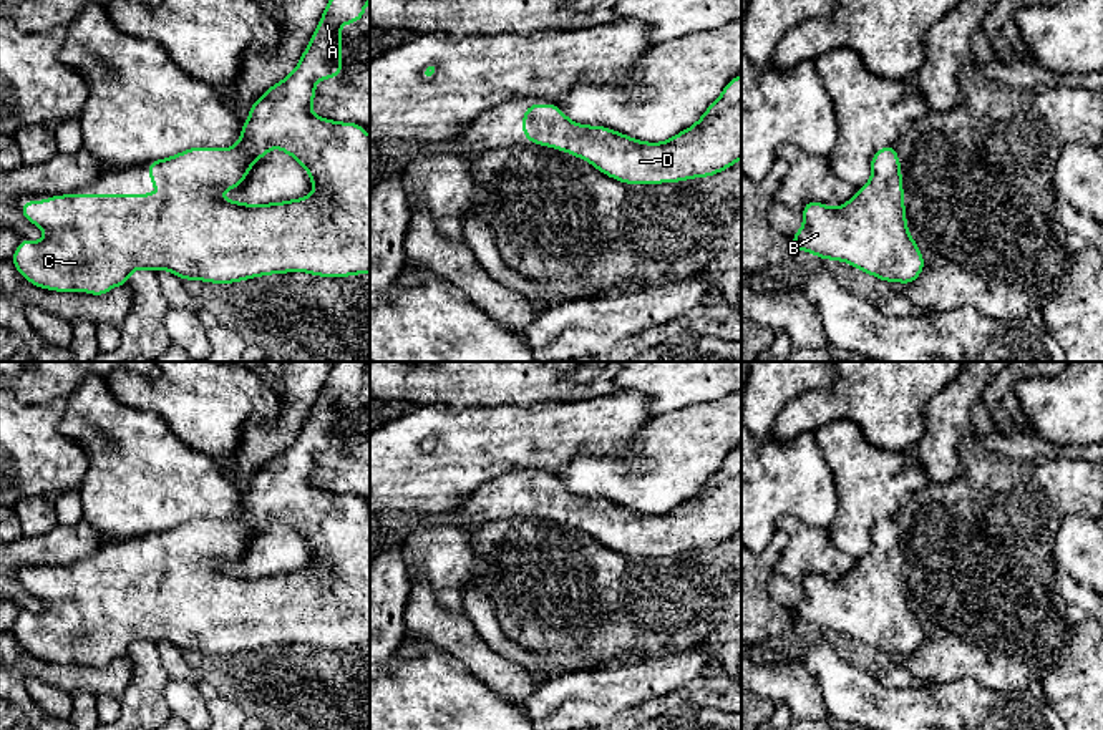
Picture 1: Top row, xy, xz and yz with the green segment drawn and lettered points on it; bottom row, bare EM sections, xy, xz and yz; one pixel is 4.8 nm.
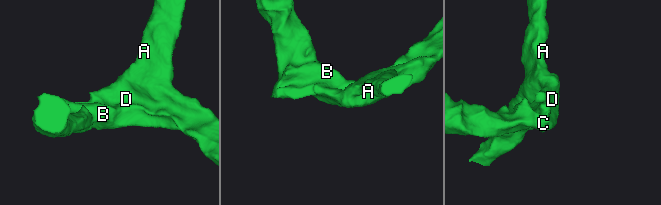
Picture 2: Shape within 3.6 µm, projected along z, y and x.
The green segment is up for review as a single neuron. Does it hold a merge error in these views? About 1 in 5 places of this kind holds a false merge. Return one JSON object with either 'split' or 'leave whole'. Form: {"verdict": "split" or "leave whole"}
{"verdict": "leave whole"}

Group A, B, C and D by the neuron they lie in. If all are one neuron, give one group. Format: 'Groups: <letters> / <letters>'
Groups: A B C D

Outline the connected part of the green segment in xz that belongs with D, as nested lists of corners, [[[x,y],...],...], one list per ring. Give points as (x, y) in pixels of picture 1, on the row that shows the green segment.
[[[741,75],[688,129],[663,143],[644,143],[602,126],[571,121],[556,105],[529,105],[522,116],[529,143],[562,149],[600,173],[642,186],[713,176],[741,159]]]

